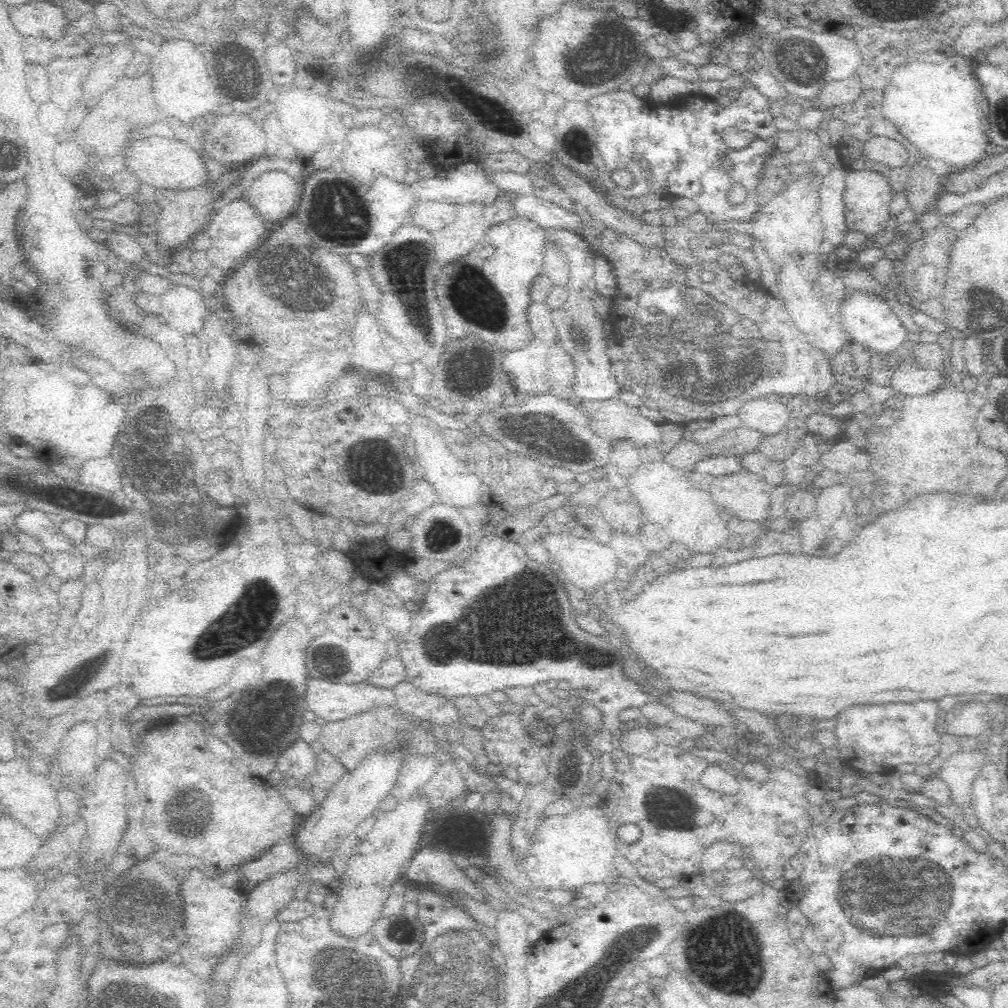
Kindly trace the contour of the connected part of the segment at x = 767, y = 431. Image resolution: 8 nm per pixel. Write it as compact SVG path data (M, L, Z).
M775 398L754 399L743 403L737 411L741 420L746 424L752 424L754 430L762 432L764 436L772 436L772 426L776 424L790 424L791 411L786 402L776 402Z

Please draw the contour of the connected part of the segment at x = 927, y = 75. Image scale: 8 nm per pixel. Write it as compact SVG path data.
M957 50L941 61L912 60L896 67L894 78L883 89L884 104L881 103L881 106L884 116L892 120L894 126L912 142L925 162L932 156L954 166L968 166L986 158L988 135L985 105L973 66L974 59L963 56Z

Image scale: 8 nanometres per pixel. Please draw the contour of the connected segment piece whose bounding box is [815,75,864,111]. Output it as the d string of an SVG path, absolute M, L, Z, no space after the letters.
M858 75L851 76L847 80L836 79L834 82L825 84L815 104L830 111L834 105L854 102L863 91Z

